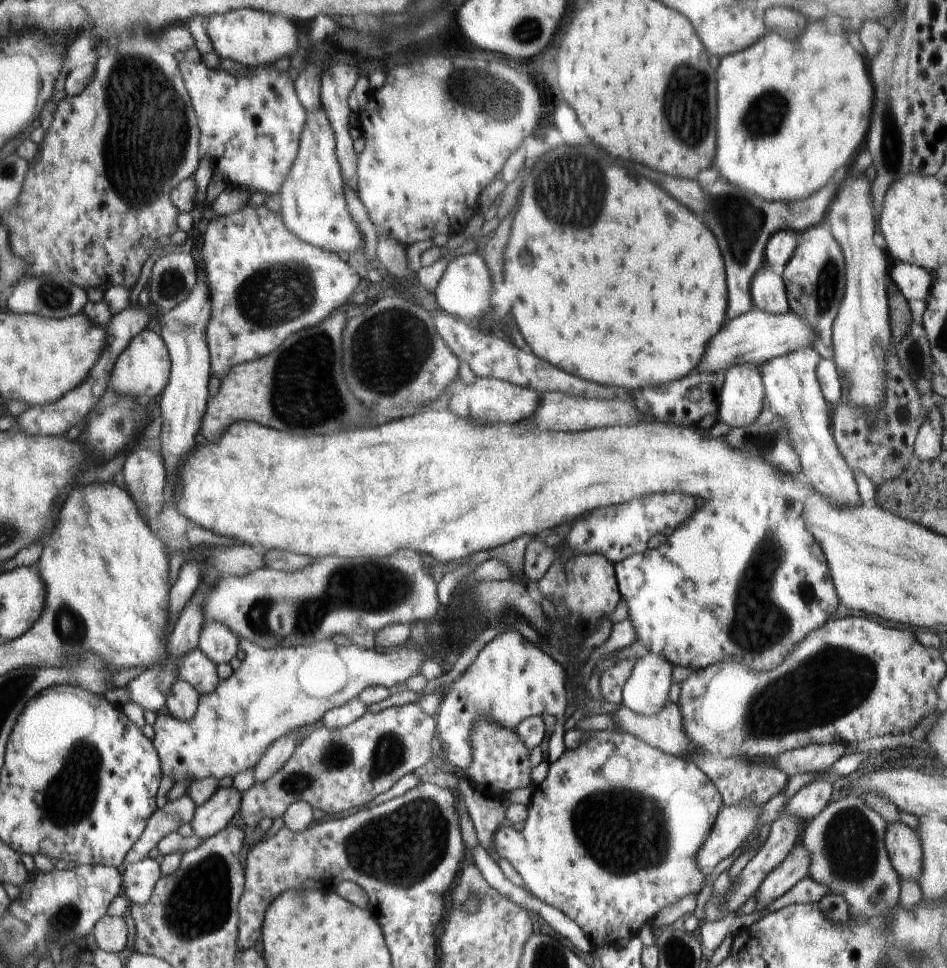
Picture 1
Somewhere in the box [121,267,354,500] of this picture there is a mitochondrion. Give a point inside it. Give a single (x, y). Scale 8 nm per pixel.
(300, 394)

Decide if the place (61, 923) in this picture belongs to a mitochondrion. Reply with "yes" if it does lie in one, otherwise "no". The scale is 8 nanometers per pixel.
yes

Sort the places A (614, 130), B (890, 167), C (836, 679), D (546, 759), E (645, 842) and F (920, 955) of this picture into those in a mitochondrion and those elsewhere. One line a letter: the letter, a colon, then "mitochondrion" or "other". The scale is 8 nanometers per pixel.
A: other
B: mitochondrion
C: mitochondrion
D: other
E: mitochondrion
F: mitochondrion

